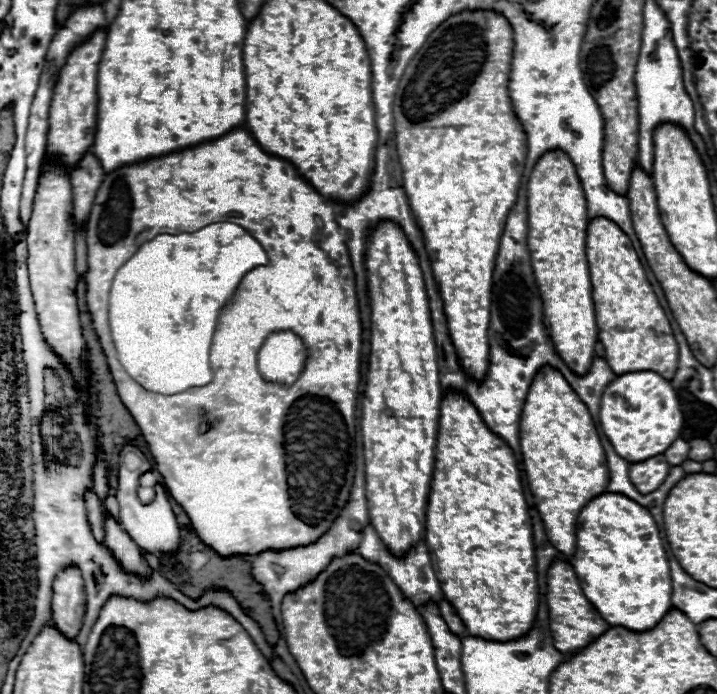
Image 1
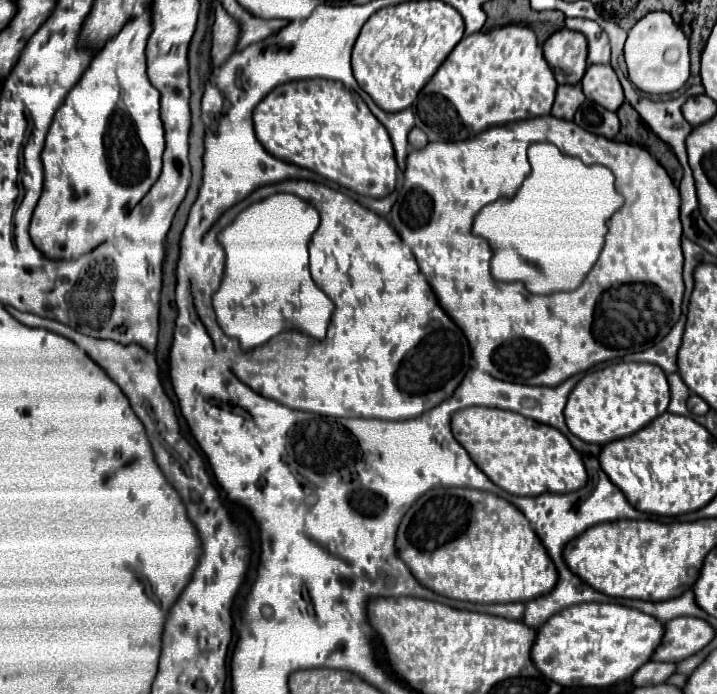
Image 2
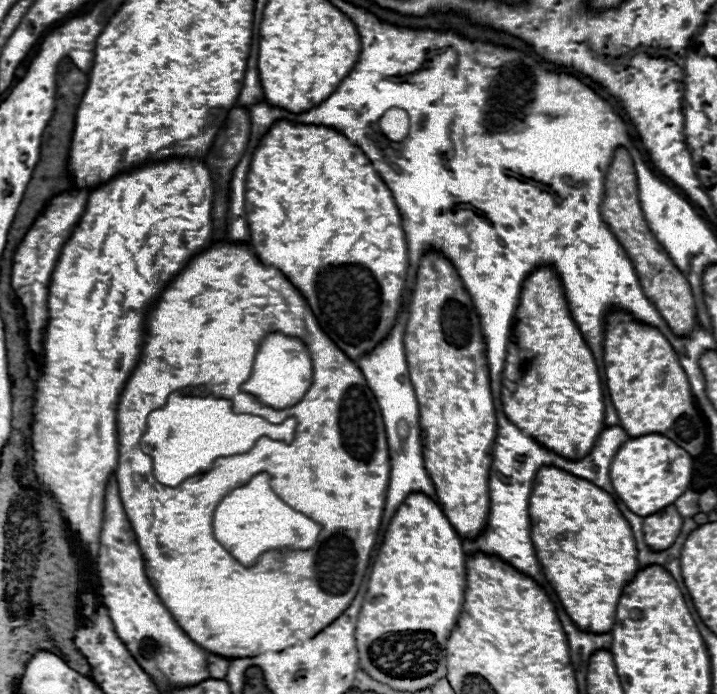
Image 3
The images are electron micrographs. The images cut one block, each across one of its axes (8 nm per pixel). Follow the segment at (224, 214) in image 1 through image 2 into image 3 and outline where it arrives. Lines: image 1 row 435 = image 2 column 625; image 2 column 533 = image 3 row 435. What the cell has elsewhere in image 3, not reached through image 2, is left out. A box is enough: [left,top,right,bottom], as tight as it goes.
[116,242,390,660]

